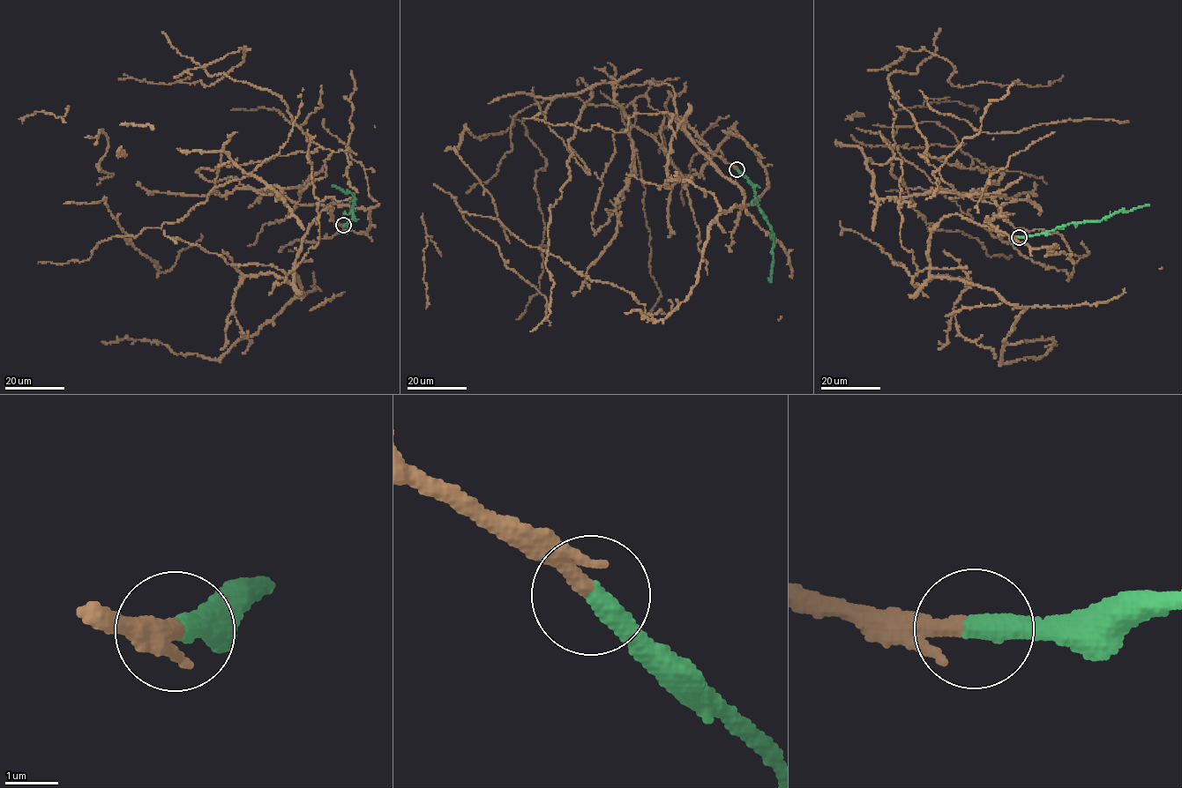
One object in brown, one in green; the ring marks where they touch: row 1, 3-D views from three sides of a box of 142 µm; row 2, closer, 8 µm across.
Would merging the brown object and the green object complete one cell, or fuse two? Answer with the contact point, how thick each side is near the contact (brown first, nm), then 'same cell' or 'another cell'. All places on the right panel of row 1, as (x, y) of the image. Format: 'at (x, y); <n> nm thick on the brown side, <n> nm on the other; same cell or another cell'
at (1019, 237); 200 nm thick on the brown side, 400 nm on the other; same cell

